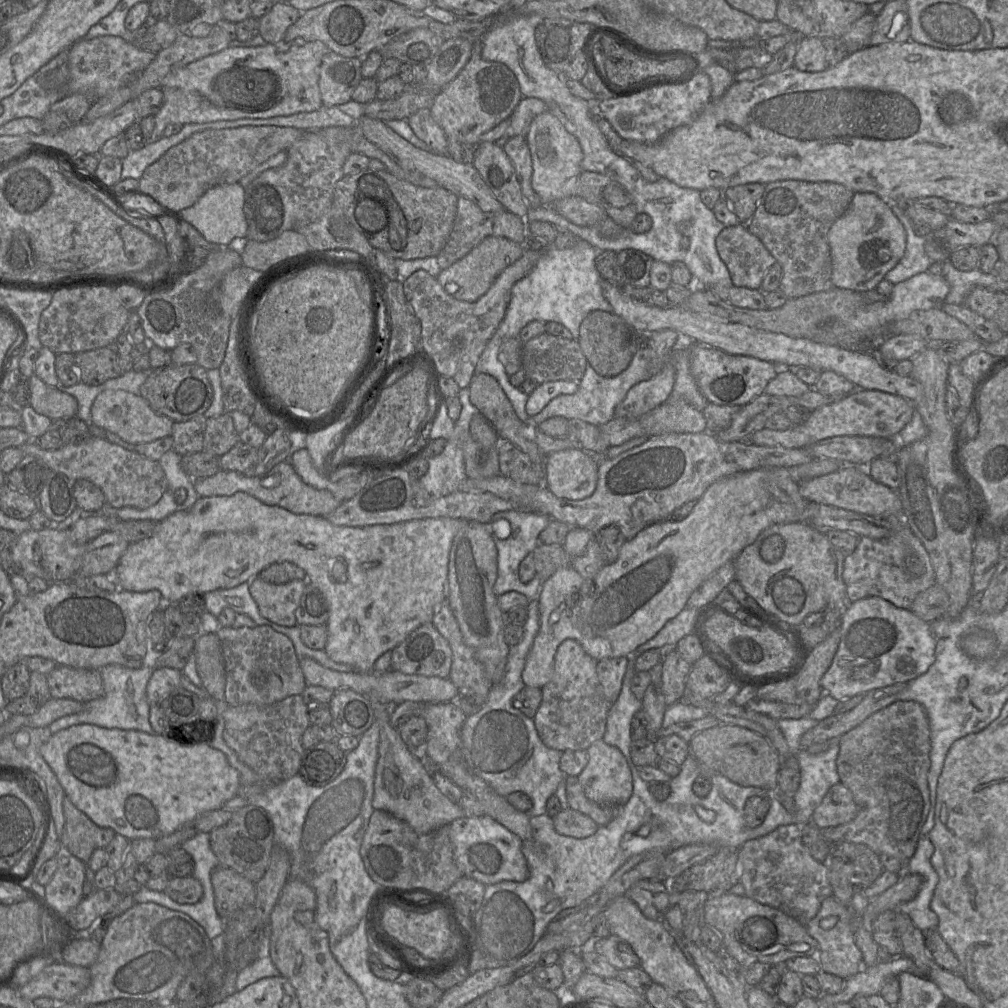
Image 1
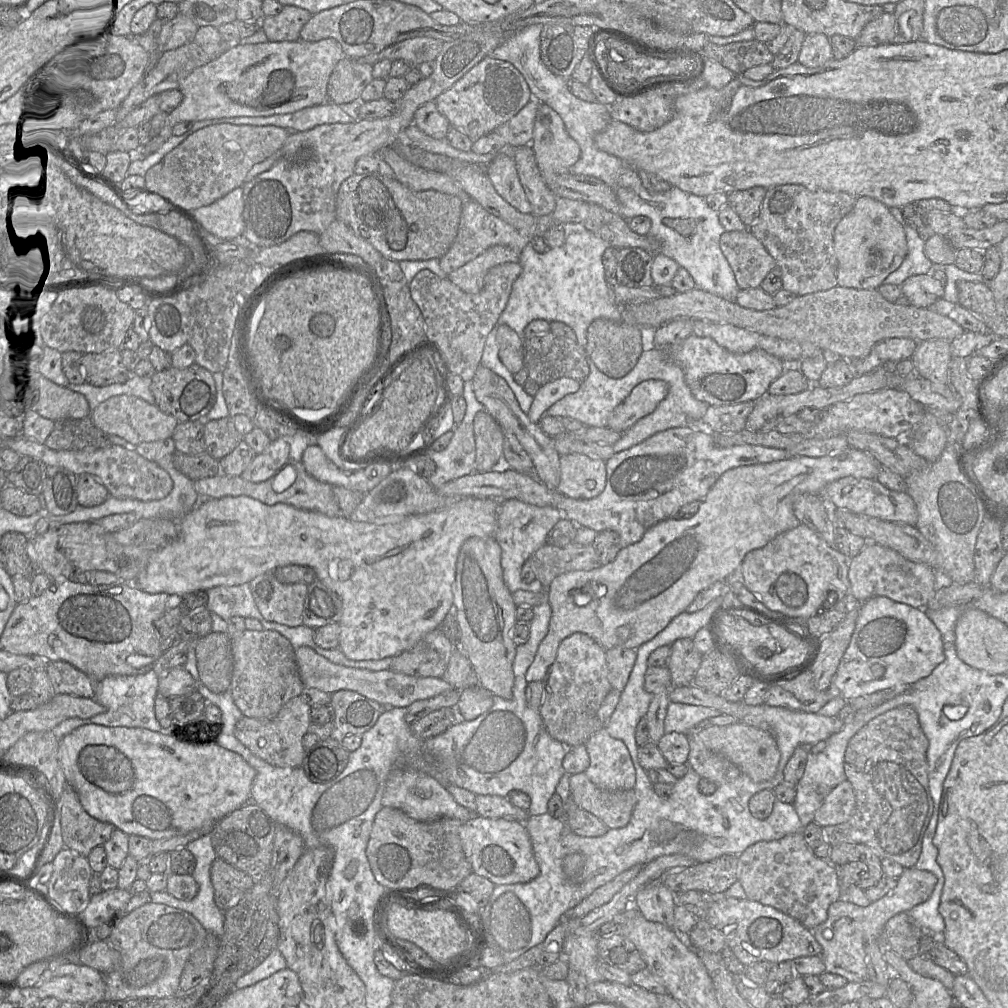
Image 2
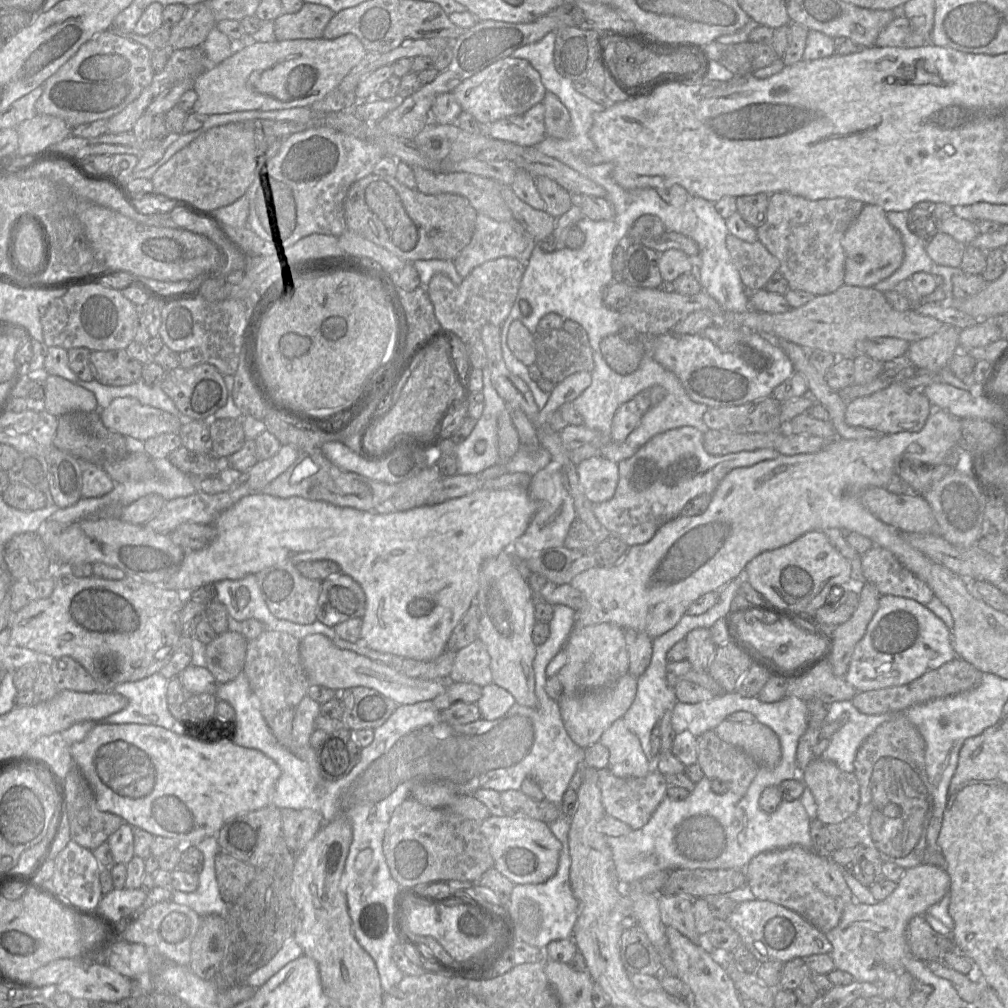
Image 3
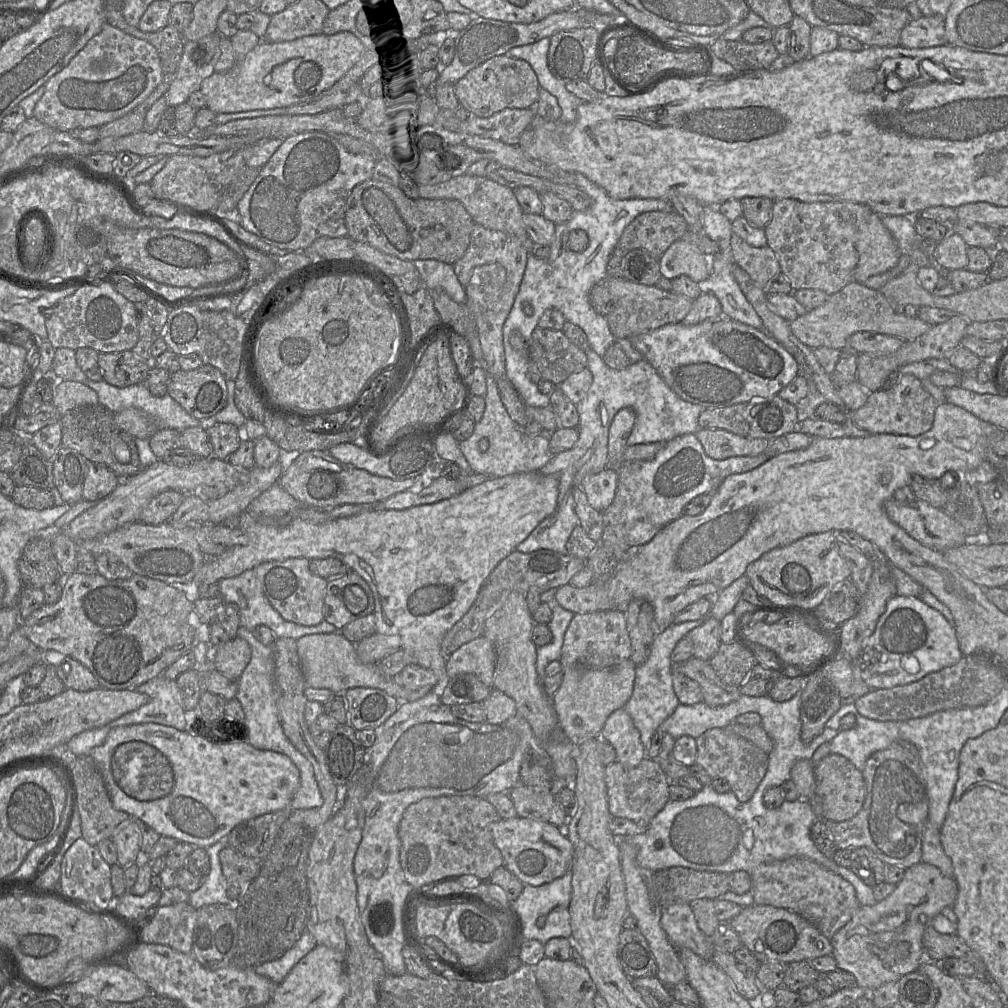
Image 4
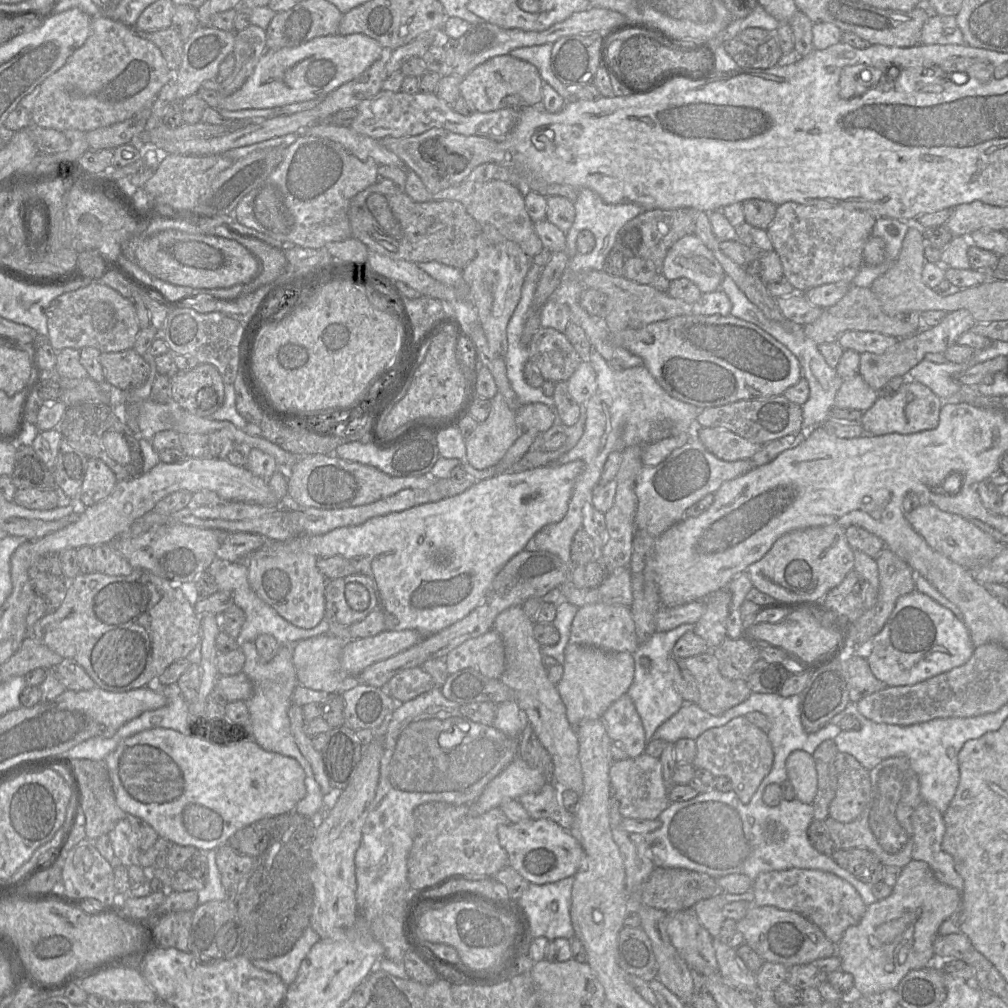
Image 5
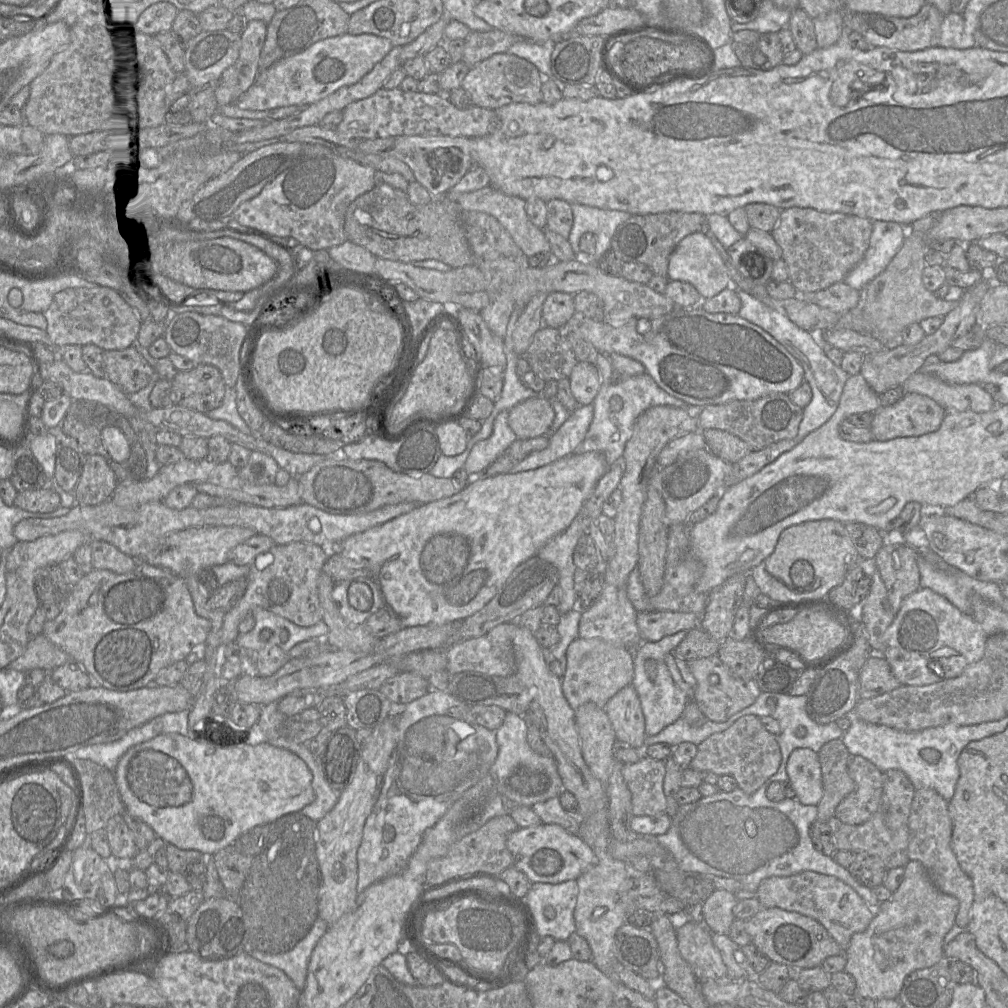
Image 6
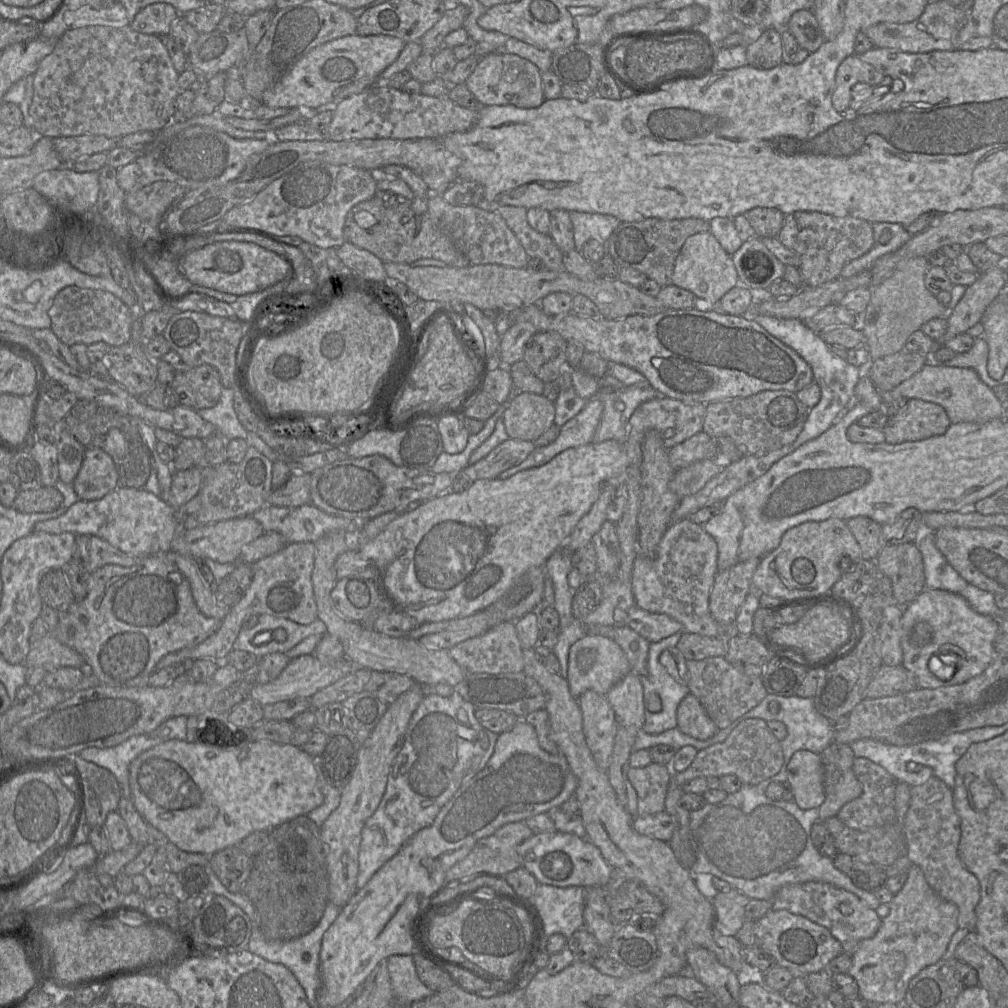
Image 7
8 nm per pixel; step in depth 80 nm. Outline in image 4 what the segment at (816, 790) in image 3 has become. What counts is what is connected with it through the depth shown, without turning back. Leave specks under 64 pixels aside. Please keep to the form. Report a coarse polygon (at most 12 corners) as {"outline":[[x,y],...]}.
{"outline":[[829,754],[814,765],[822,818],[842,822],[862,808],[862,771]]}

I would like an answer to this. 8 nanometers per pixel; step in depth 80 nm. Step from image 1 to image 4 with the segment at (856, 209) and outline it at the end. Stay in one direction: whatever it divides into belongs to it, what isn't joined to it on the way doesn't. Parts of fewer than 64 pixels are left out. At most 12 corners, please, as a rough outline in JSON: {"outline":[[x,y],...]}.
{"outline":[[875,212],[860,226],[858,283],[890,270],[900,258]]}

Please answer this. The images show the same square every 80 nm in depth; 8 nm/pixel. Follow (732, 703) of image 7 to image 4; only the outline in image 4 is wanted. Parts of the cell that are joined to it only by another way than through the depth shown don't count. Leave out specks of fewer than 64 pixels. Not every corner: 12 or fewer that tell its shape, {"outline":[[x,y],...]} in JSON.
{"outline":[[692,657],[673,663],[702,688],[703,702],[727,705],[742,695],[722,682],[706,660]]}

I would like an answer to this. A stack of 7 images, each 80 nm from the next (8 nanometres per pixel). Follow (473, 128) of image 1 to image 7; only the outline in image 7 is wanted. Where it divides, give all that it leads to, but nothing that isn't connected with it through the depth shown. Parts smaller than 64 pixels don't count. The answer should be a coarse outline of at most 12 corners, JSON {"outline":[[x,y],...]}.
{"outline":[[505,51],[482,57],[465,85],[480,106],[537,108],[538,67]]}

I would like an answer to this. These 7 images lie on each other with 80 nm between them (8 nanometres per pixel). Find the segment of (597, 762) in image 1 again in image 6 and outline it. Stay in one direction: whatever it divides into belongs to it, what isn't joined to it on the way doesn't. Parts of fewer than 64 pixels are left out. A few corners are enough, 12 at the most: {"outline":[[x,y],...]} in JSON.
{"outline":[[632,684],[604,709],[617,742],[643,750],[647,736]]}

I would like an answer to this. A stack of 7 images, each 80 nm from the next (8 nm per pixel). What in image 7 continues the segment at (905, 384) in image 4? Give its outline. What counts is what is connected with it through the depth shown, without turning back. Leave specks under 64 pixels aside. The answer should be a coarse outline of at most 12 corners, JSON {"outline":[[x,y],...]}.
{"outline":[[908,399],[882,429],[899,444],[944,434],[945,409]]}

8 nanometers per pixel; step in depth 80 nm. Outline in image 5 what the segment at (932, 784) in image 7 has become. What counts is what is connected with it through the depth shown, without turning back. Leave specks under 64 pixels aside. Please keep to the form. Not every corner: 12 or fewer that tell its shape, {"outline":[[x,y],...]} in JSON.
{"outline":[[922,801],[912,813],[912,859],[962,893],[964,880],[942,847],[943,813]]}

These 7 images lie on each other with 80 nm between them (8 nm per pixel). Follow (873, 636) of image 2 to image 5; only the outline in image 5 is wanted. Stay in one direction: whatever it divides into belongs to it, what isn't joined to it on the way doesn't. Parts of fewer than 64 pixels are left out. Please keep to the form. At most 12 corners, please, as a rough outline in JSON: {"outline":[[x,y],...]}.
{"outline":[[915,590],[862,653],[886,686],[965,664],[963,620]]}

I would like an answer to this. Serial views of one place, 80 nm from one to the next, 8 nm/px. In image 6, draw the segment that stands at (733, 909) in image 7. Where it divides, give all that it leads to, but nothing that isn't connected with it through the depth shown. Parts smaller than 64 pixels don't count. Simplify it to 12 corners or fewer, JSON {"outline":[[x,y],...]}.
{"outline":[[715,890],[701,905],[704,925],[727,935],[738,900]]}

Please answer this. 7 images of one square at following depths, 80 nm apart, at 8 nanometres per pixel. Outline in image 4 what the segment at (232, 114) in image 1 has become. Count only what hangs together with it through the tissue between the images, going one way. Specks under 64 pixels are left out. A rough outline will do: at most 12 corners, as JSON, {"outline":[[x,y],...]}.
{"outline":[[349,31],[262,41],[199,90],[216,114],[288,107],[368,49]]}

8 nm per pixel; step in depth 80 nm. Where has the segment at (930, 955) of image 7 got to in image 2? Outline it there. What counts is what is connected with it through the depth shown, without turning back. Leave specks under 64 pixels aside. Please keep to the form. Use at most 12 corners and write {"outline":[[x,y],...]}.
{"outline":[[904,869],[861,907],[840,898],[812,931],[825,971],[868,978],[865,944],[888,920],[927,901],[937,877]]}

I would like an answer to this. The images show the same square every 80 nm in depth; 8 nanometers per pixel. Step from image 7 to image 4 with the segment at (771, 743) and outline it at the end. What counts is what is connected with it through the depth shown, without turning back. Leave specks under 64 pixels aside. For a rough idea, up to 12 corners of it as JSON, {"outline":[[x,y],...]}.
{"outline":[[726,728],[696,739],[696,764],[727,780],[740,802],[764,778],[769,754]]}

